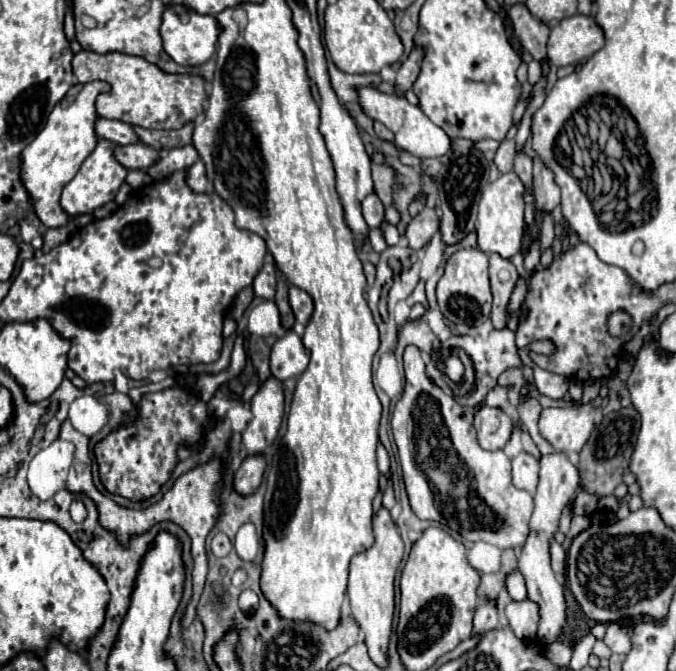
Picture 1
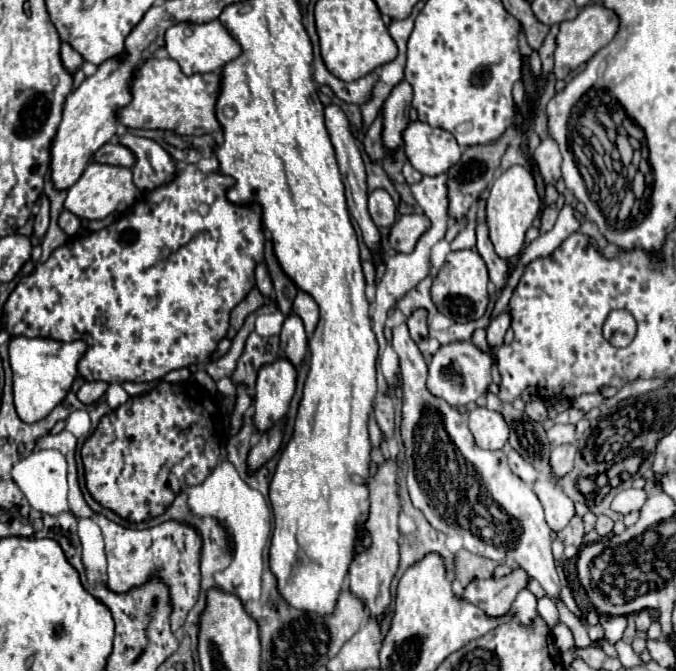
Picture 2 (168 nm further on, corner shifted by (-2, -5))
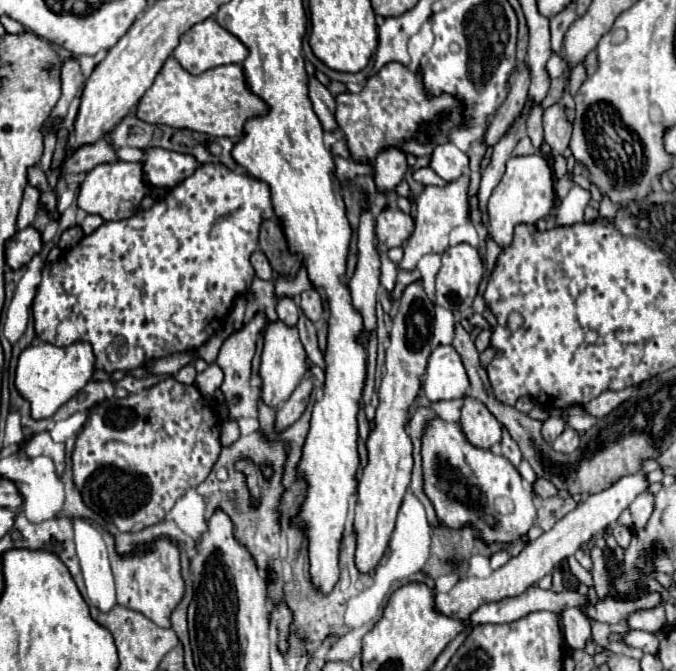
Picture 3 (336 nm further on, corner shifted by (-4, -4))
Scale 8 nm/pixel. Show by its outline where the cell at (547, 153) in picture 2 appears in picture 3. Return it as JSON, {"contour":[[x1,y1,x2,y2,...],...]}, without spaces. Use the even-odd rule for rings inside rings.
{"contour":[[557,103,543,113,543,129,545,129,545,141,551,145,551,157,563,155,563,151,569,145,571,137,571,123,565,117,563,107]]}

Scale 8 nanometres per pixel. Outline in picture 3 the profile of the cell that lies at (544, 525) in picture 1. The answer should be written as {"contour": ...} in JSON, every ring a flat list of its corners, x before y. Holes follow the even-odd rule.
{"contour":[[567,427,567,429,557,437,557,441,553,443,553,449,559,451,559,453,573,453,577,447,579,447,579,435,577,435,577,431,571,429,571,427]]}

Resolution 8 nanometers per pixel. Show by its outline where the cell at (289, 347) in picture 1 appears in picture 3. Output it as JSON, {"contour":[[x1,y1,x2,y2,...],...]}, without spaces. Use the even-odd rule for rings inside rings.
{"contour":[[279,299,277,301,277,315,287,327,295,327,299,321,299,307,295,305,293,299]]}

